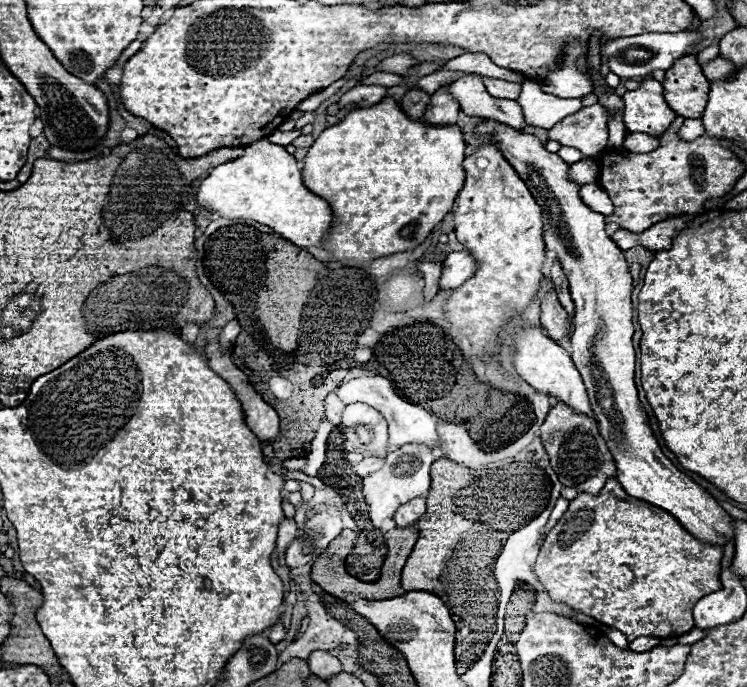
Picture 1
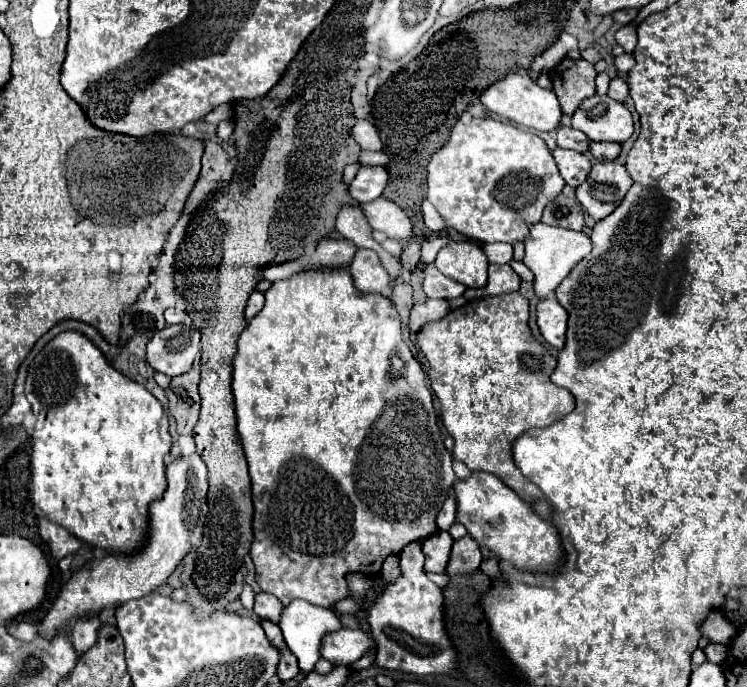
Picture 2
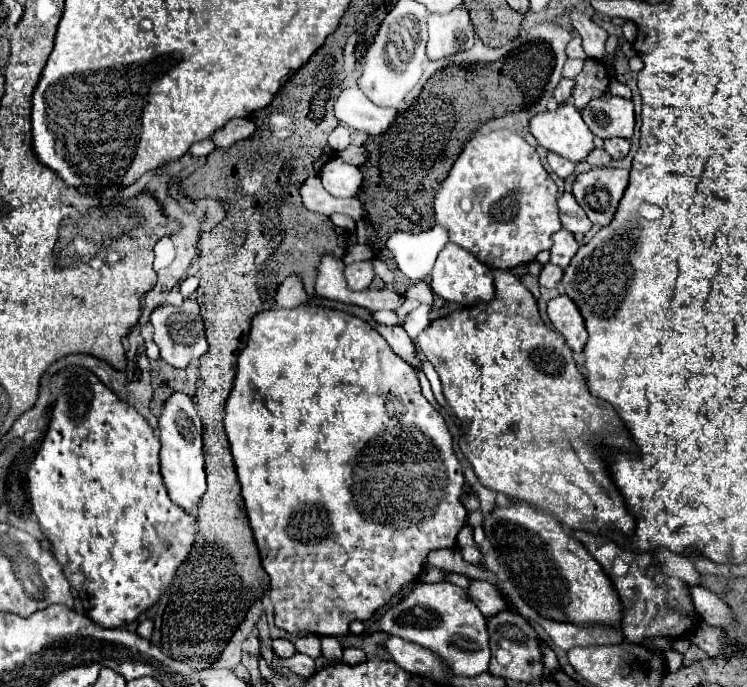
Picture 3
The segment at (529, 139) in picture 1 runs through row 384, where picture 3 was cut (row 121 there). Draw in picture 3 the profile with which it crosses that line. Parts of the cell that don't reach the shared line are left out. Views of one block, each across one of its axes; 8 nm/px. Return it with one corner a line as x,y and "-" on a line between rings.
604,94
600,98
594,98
584,110
582,118
588,124
588,128
594,132
594,136
606,140
606,138
632,138
634,134
634,104
632,100

